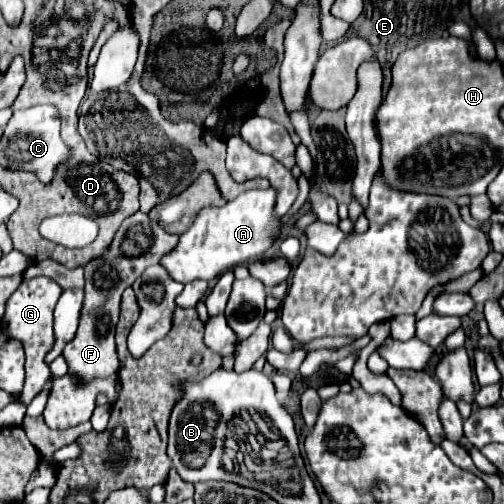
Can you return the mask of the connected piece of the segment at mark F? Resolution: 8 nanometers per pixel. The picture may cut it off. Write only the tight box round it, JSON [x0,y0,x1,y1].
[63,212,179,382]

